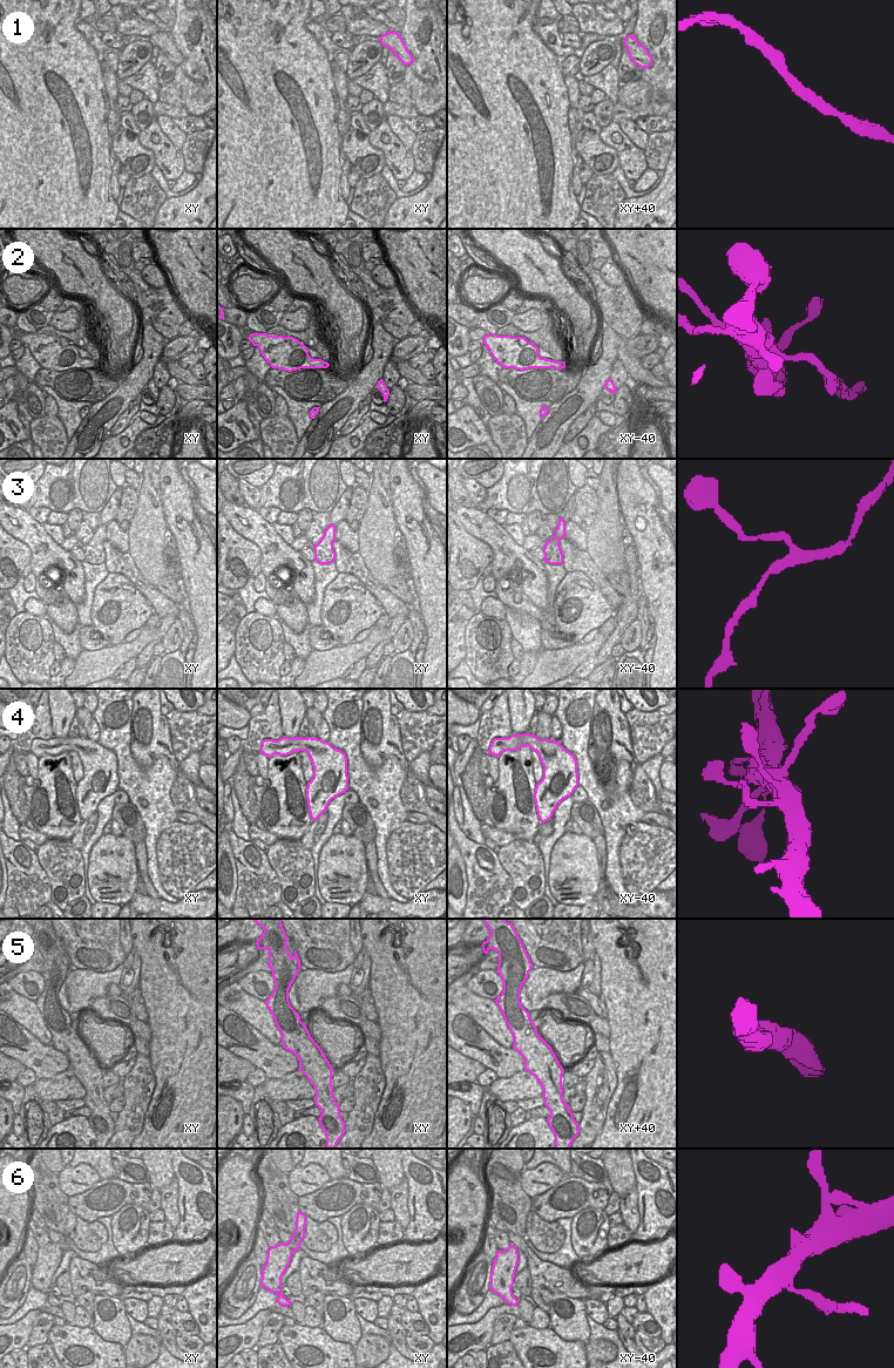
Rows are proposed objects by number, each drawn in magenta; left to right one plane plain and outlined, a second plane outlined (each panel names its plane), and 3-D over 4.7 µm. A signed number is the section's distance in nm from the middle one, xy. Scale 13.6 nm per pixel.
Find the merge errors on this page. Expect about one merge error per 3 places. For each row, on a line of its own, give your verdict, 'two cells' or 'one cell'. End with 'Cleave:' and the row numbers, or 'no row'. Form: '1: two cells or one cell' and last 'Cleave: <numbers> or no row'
1: one cell
2: two cells
3: one cell
4: one cell
5: one cell
6: two cells
Cleave: 2, 6

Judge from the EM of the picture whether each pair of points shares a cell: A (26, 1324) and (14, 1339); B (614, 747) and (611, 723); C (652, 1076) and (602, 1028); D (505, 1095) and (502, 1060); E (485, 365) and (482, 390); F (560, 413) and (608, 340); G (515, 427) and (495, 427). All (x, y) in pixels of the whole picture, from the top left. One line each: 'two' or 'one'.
A: one
B: one
C: two
D: two
E: two
F: one
G: one

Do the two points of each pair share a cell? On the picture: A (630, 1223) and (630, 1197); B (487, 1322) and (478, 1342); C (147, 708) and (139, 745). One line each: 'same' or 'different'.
A: same
B: same
C: same

